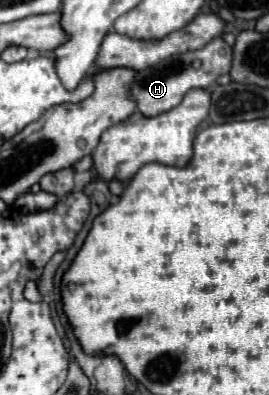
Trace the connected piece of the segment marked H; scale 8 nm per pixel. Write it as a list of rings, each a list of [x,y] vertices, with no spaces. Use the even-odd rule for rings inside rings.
[[[216,37],[202,49],[180,53],[176,57],[168,57],[168,59],[156,63],[154,67],[138,71],[136,79],[128,87],[128,97],[132,101],[136,101],[136,109],[140,115],[156,117],[158,113],[164,113],[164,111],[176,107],[190,89],[210,89],[214,85],[216,77],[230,71],[230,63],[232,63],[232,47],[226,45],[222,41],[222,37]]]

